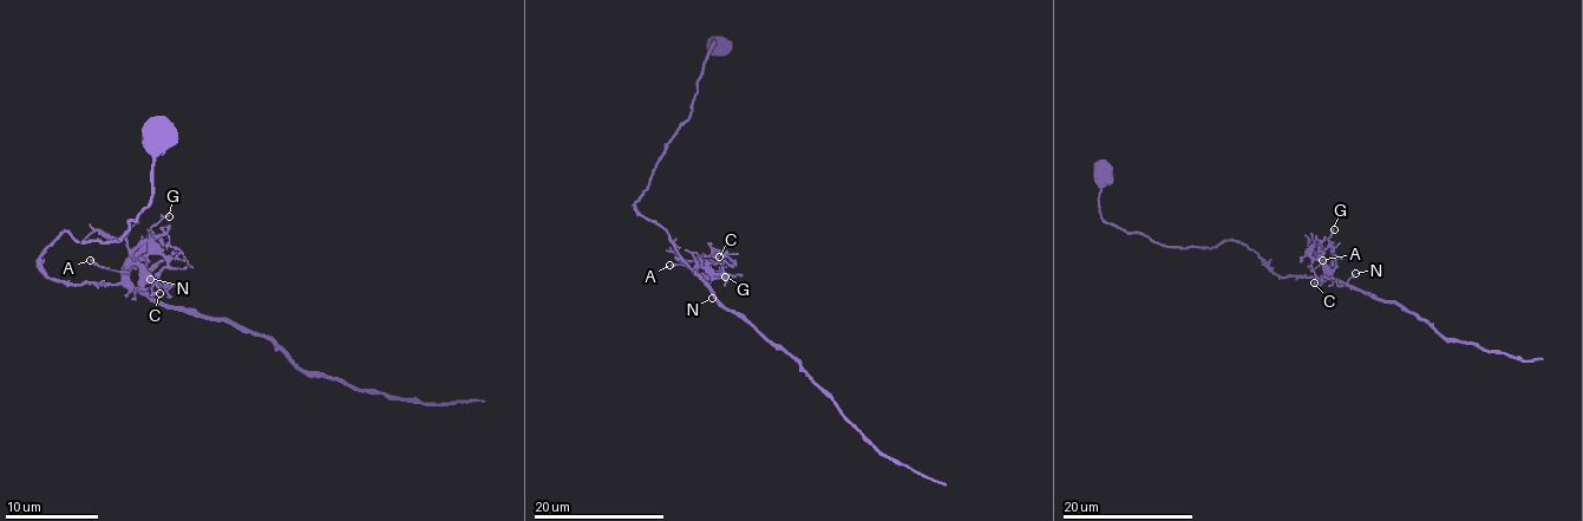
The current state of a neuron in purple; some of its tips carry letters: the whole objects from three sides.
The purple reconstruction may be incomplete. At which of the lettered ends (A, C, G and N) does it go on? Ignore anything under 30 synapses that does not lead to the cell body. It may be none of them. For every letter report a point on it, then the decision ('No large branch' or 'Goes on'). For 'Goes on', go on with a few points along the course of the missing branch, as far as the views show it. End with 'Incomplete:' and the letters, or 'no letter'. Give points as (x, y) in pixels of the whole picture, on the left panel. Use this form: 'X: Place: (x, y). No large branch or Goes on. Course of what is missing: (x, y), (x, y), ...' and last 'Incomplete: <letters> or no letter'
A: Place: (90, 260). No large branch
C: Place: (159, 293). No large branch
G: Place: (169, 216). No large branch
N: Place: (150, 279). No large branch
Incomplete: no letter

